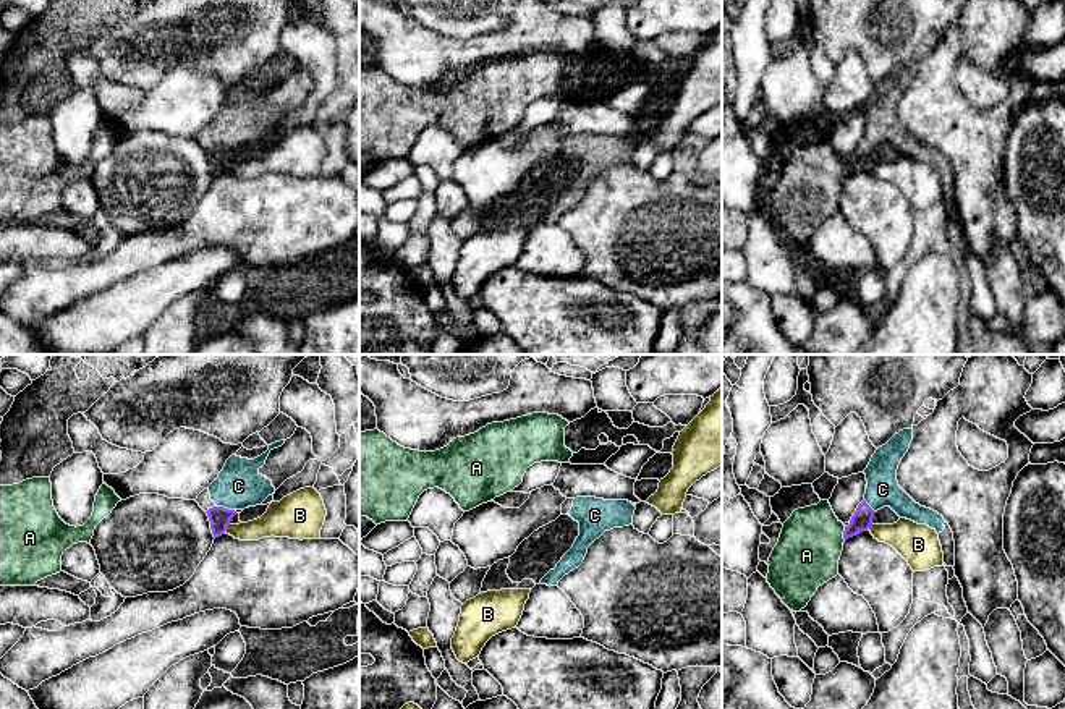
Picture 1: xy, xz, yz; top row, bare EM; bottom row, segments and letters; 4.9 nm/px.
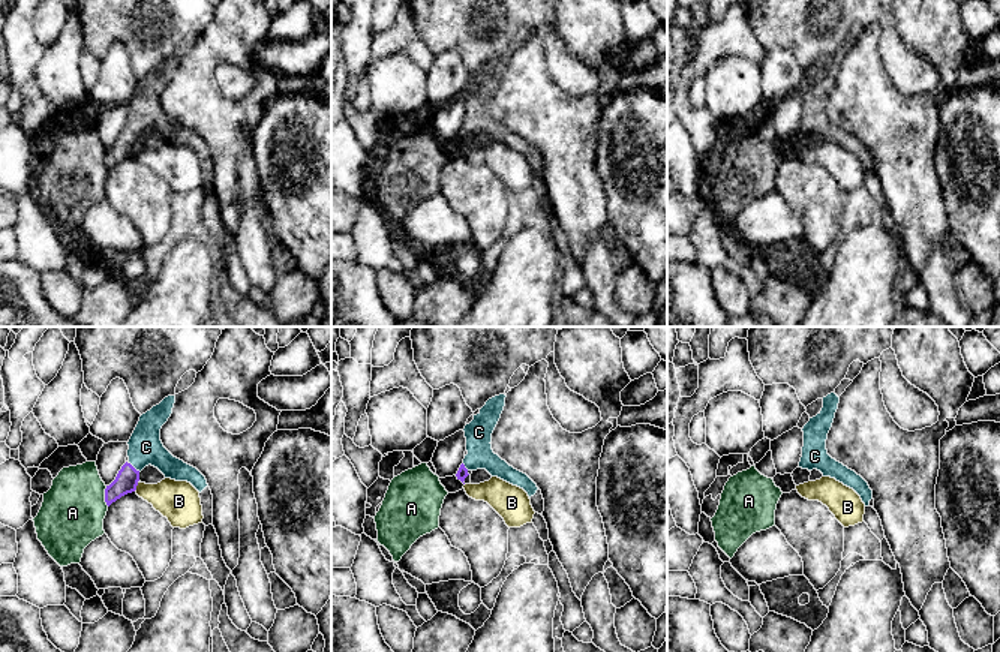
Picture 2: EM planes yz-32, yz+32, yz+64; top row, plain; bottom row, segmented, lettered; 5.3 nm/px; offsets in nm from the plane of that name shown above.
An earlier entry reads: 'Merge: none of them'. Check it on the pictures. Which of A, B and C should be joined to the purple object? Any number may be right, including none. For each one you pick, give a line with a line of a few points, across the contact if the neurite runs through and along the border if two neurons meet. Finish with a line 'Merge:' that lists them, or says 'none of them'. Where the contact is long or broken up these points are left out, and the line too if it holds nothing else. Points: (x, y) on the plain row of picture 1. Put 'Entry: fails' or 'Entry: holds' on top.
Entry: fails
C: line xy (219, 154), (225, 146), (229, 133), (238, 123)
Merge: C

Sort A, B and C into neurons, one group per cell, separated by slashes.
A / B / C

